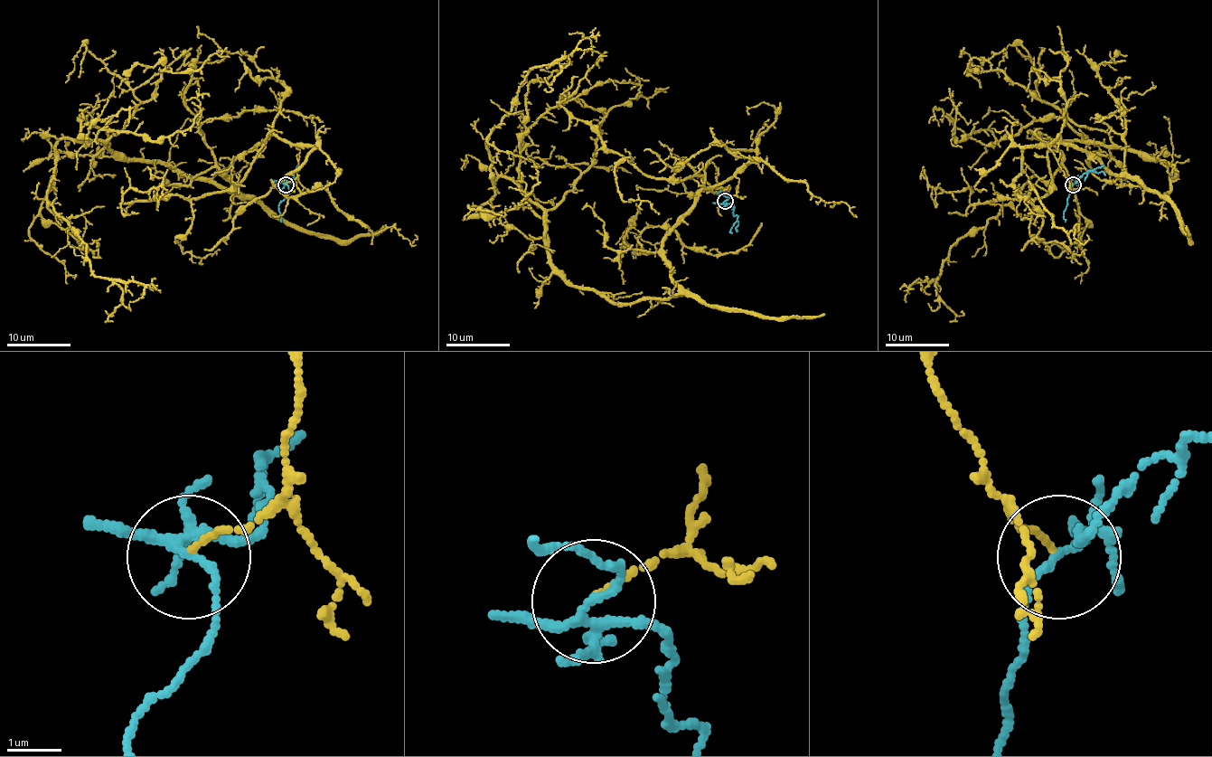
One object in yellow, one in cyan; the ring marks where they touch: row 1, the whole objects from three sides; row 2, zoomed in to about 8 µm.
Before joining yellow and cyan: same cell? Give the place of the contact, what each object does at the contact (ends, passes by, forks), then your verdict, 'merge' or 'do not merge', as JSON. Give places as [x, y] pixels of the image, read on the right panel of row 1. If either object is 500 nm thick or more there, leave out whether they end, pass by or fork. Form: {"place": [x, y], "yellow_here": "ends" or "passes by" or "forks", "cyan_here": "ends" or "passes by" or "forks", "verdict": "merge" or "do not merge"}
{"place": [1073, 184], "yellow_here": "ends", "cyan_here": "forks", "verdict": "do not merge"}

